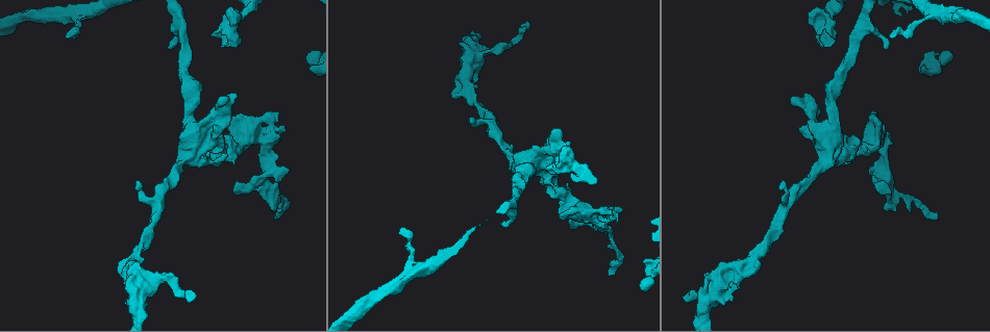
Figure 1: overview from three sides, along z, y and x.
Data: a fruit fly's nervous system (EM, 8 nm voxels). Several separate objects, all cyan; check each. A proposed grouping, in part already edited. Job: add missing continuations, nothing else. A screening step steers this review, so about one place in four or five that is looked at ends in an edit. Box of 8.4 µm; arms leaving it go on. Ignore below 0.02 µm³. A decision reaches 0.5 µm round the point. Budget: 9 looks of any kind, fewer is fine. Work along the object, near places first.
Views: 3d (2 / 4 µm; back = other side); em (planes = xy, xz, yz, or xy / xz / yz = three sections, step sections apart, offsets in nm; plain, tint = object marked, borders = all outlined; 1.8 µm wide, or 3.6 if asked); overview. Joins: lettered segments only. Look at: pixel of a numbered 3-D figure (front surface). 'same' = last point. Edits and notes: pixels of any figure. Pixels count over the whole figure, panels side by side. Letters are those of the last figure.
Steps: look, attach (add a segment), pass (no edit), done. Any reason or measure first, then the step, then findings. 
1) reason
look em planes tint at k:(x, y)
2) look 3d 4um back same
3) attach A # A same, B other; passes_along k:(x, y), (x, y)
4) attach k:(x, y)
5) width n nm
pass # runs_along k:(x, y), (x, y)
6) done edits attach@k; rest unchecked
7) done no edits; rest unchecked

closes a loop
look 3d 4um at 1:(839, 163)

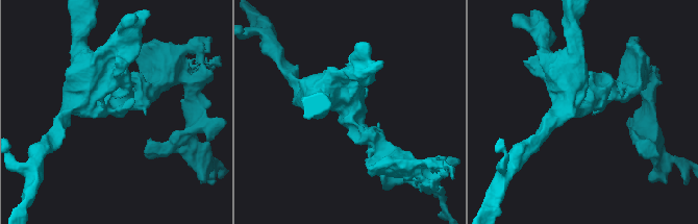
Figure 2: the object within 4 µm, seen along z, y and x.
now the EM
look em xz step 8 tint at 2:(115, 114)

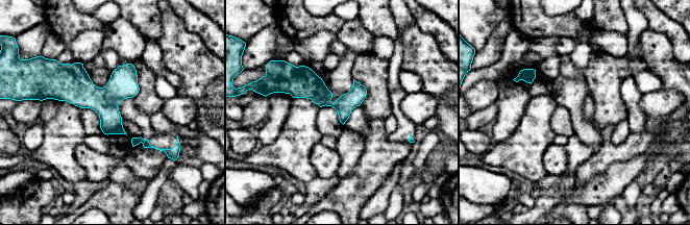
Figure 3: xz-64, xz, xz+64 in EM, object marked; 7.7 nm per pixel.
another direction
look em planes borders same

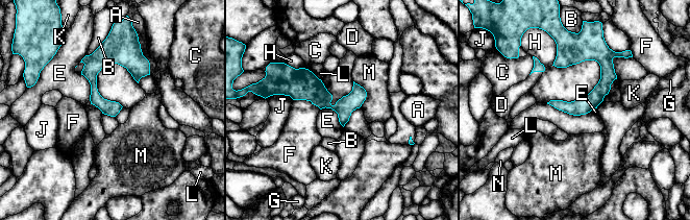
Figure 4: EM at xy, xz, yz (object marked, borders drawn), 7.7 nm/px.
width 120 nm; longest_contact E 360 nm
attach D # A other, B other, C other, D same, E other, F other, G other, H other, J other, K other, L other, M other, N other; the neuron continues

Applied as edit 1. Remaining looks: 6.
look overview

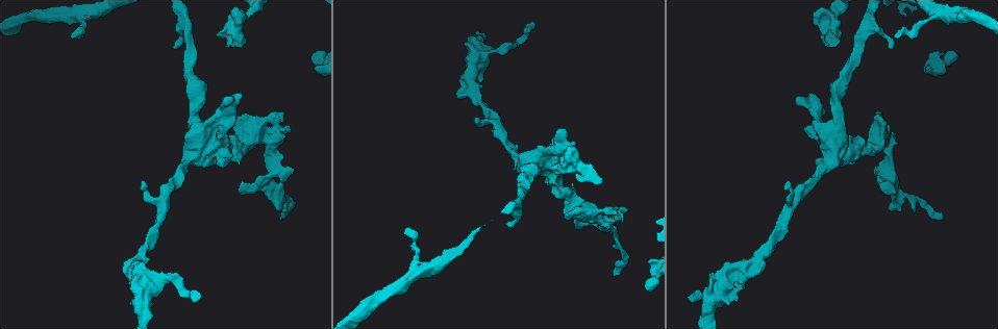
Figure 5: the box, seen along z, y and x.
branch stops here
look em yz step 4 borders at 5:(144, 182)

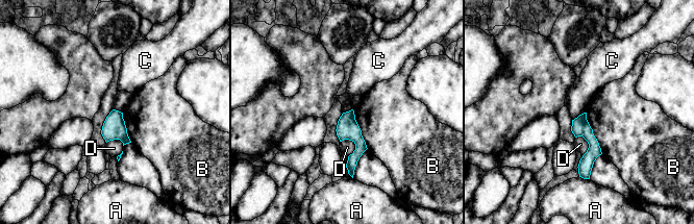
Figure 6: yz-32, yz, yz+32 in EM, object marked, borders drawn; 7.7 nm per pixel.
look em planes borders same

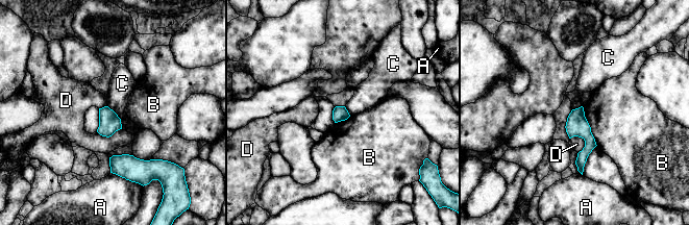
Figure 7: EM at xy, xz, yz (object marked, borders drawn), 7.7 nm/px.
width 110 nm
pass # A other, B other, C other, D other; border 7:(107, 105), (120, 119), (122, 128); none of them fits

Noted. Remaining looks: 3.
three-way junction
look 3d 2um at 5:(892, 174)

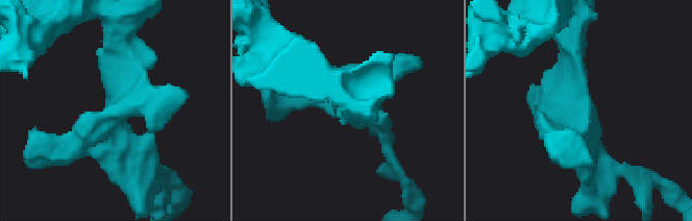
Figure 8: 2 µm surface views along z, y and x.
look em planes borders at 8:(577, 118)

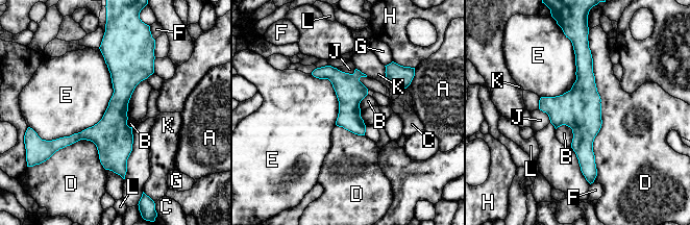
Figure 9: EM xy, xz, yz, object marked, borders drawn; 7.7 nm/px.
width 220 nm; longest_contact D 1100 nm
pass # A other, B other, C other, D other, E other, F other, G other, H other, J other, K other, L other; none of them fits

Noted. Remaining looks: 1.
done edits attach@4; rest unchecked

